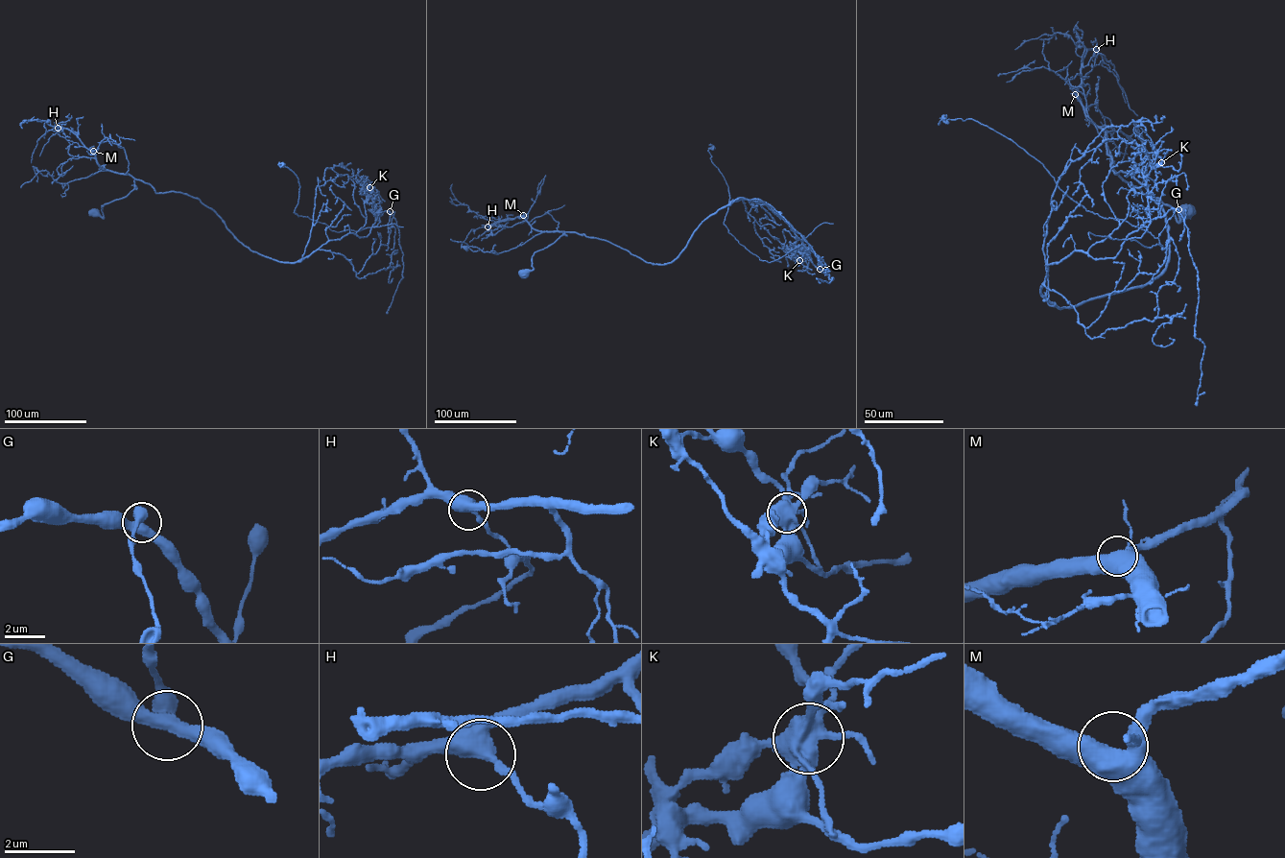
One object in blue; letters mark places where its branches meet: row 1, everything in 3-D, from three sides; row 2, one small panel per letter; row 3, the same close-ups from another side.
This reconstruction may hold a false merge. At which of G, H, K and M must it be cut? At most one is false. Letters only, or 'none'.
K

